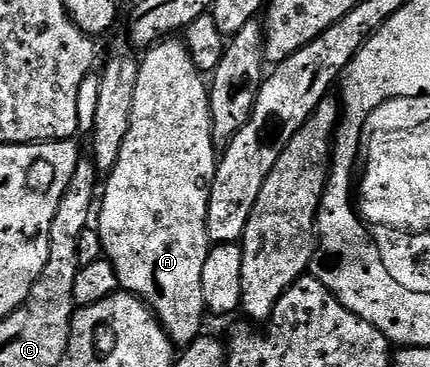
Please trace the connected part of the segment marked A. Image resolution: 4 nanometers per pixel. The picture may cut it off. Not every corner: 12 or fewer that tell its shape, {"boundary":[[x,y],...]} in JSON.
{"boundary":[[183,39],[143,53],[98,204],[120,288],[201,335],[218,163]]}

